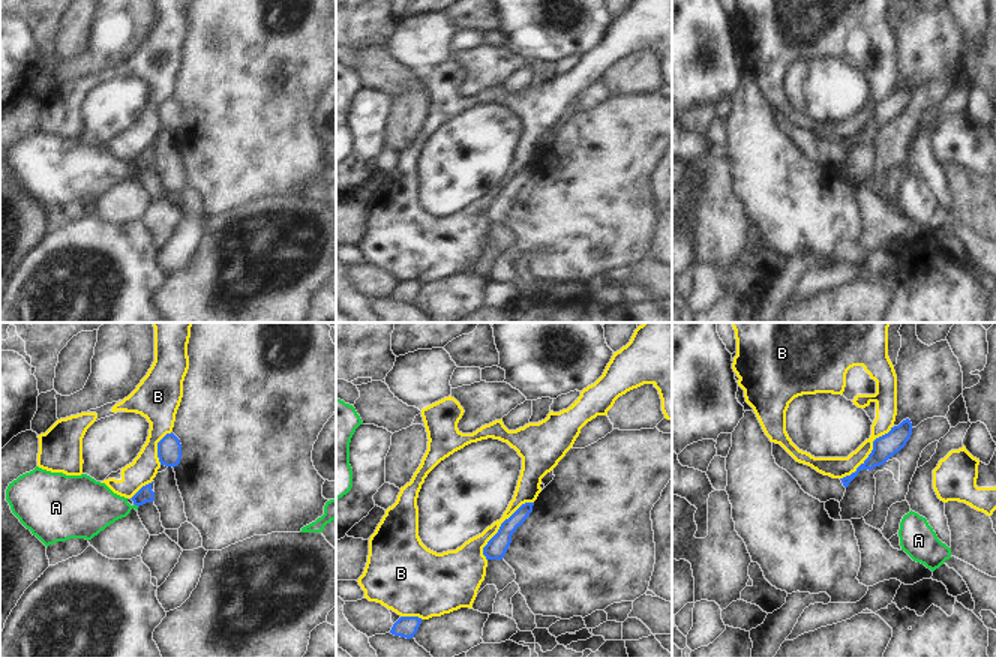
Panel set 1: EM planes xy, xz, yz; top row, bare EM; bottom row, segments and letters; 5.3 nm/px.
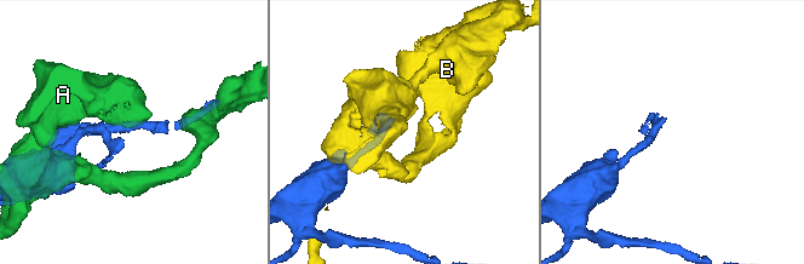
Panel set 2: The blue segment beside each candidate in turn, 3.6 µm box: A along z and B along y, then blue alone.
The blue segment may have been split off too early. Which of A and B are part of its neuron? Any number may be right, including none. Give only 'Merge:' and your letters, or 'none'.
Merge: none

